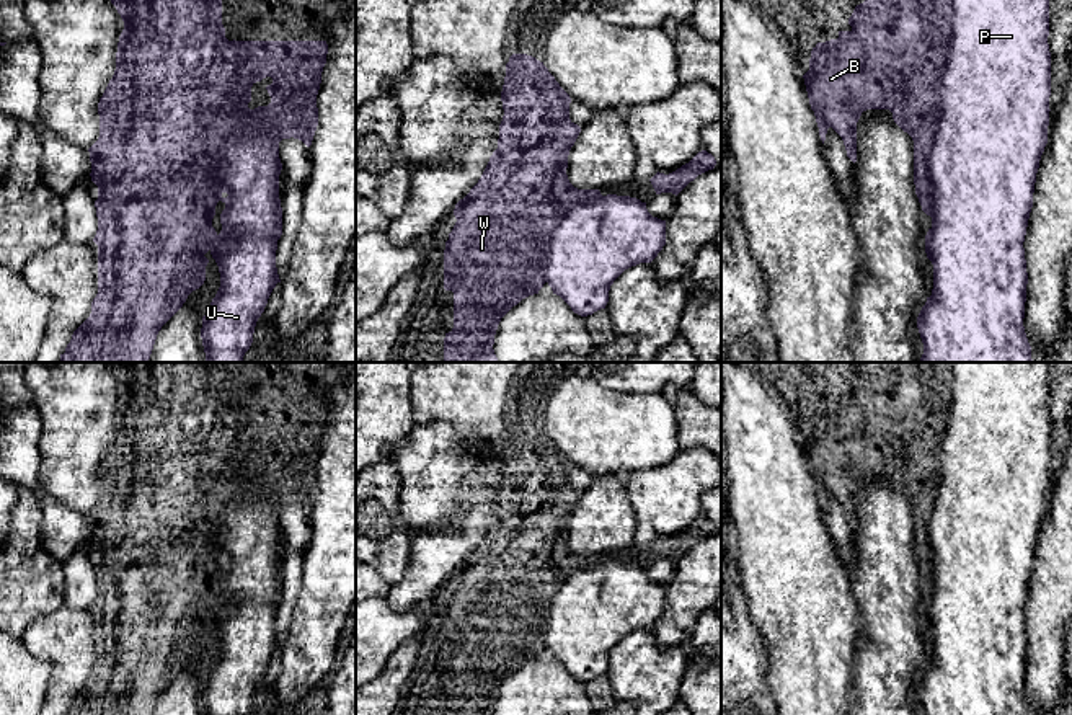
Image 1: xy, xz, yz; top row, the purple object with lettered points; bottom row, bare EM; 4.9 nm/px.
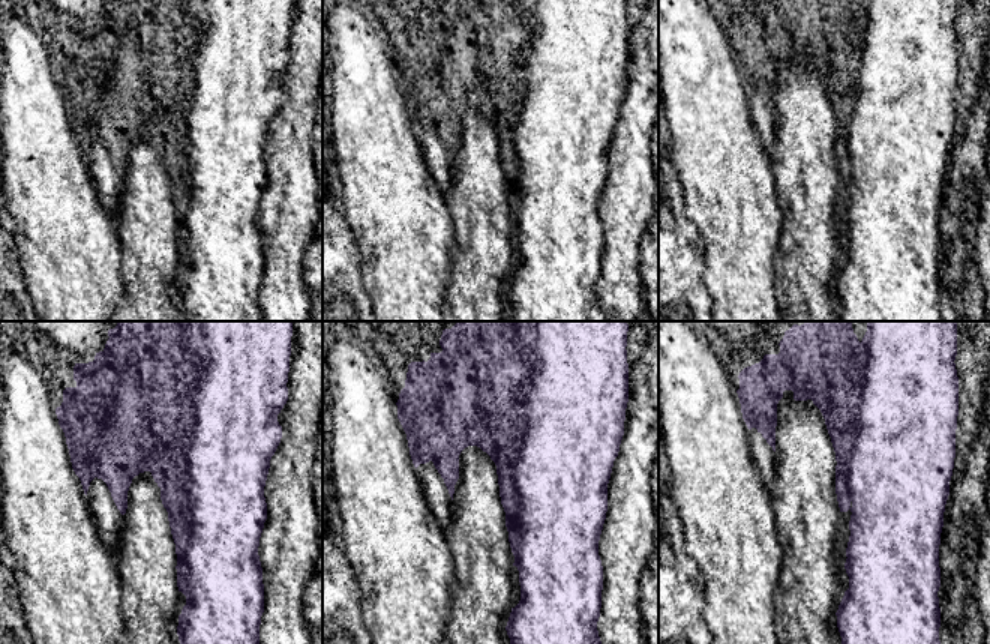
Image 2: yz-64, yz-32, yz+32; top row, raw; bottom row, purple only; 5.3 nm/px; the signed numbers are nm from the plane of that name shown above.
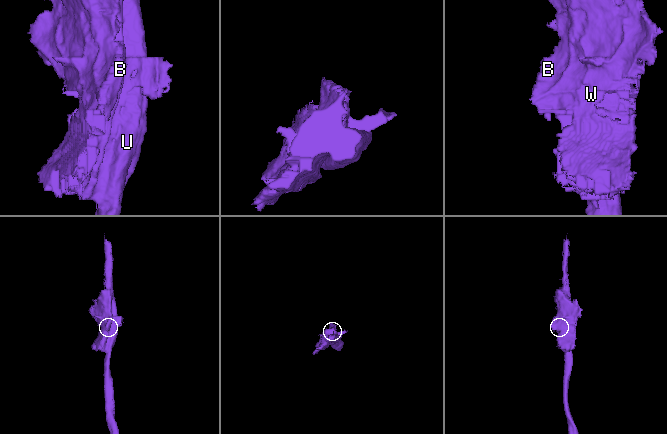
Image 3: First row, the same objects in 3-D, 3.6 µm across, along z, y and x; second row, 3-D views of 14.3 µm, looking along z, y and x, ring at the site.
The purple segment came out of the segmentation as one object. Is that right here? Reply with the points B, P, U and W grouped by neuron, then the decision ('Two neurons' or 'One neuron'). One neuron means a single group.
Groups: B P U W. One neuron

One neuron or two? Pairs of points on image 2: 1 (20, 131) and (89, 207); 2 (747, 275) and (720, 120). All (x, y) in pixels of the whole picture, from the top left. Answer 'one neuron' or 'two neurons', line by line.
1: one neuron
2: one neuron

